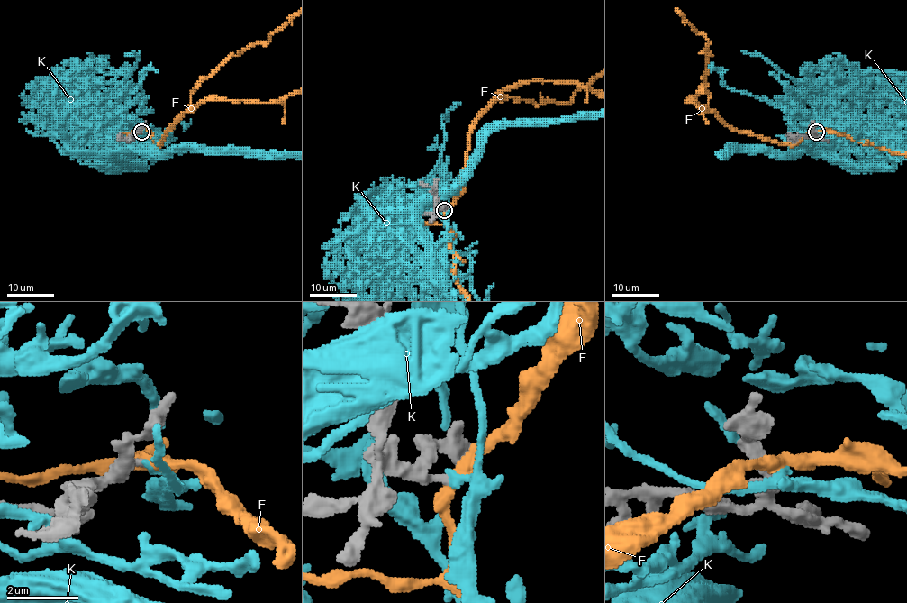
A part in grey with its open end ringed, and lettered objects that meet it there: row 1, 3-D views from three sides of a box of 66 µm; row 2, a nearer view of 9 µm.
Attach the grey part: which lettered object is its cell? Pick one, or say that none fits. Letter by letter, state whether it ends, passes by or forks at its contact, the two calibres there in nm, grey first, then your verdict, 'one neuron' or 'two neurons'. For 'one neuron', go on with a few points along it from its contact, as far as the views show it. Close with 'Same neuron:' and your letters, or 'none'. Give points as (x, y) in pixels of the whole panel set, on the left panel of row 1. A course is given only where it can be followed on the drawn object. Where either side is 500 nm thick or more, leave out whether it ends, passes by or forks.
F: it passes by; 190 nm thick on the grey side, 360 nm on the other; two neurons
K: it passes by; 190 nm thick on the grey side, 170 nm on the other; one neuron
Same neuron: K

